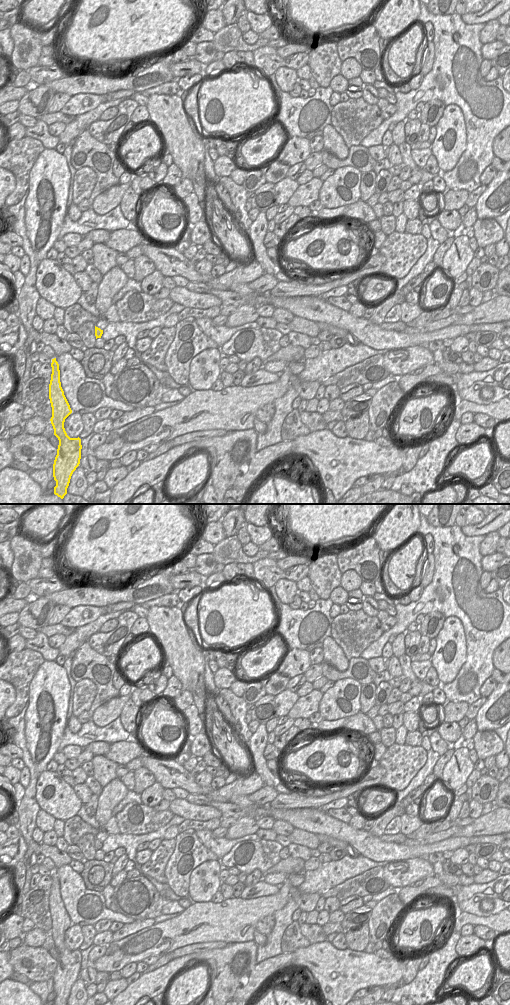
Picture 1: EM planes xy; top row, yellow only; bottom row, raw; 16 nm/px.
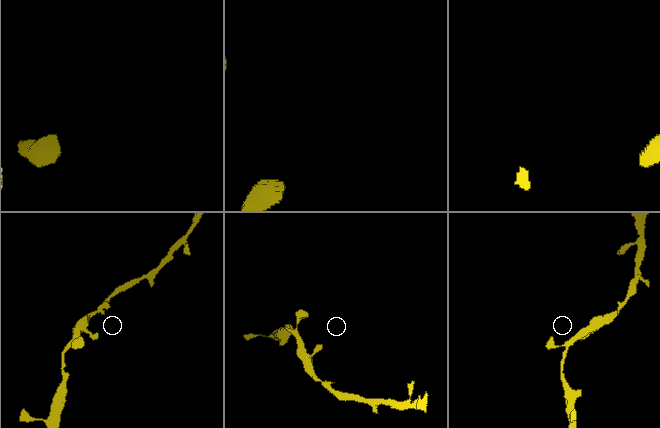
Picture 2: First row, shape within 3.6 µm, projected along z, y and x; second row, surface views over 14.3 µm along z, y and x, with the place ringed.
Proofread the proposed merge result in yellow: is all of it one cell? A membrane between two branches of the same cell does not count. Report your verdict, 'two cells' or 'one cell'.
one cell

